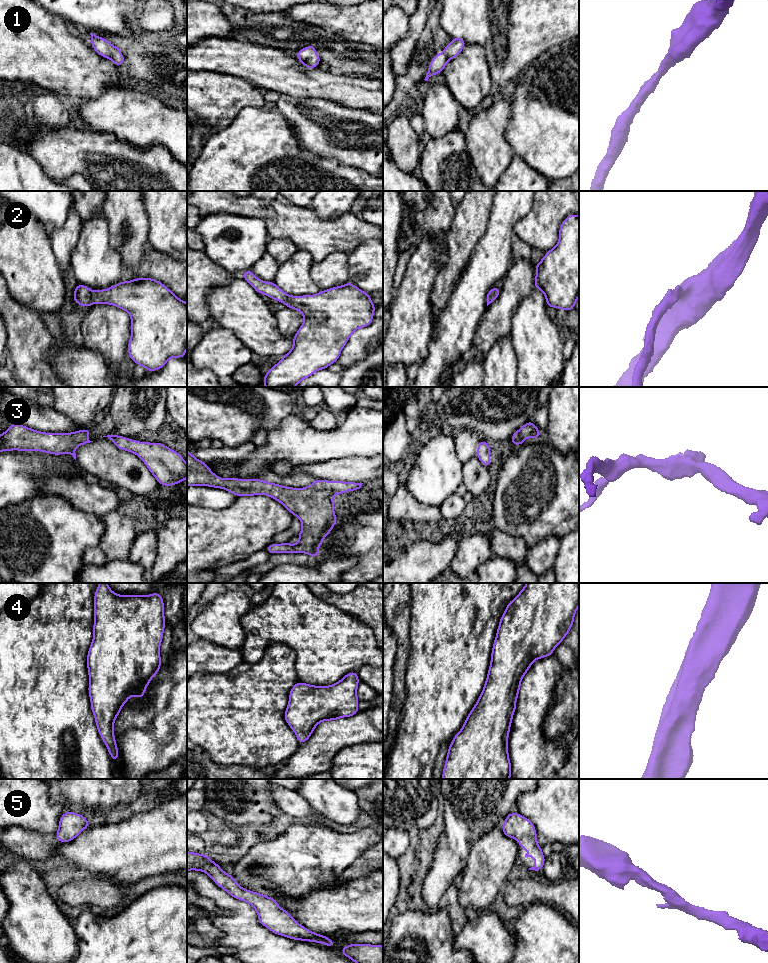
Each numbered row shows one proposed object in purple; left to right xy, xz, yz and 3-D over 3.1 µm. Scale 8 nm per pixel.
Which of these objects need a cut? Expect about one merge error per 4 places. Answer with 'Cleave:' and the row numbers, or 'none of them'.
Cleave: 4

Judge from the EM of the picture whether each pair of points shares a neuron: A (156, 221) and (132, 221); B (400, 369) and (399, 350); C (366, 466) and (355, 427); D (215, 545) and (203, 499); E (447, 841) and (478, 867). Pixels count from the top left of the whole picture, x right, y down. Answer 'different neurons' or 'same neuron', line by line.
A: different neurons
B: different neurons
C: different neurons
D: different neurons
E: different neurons

